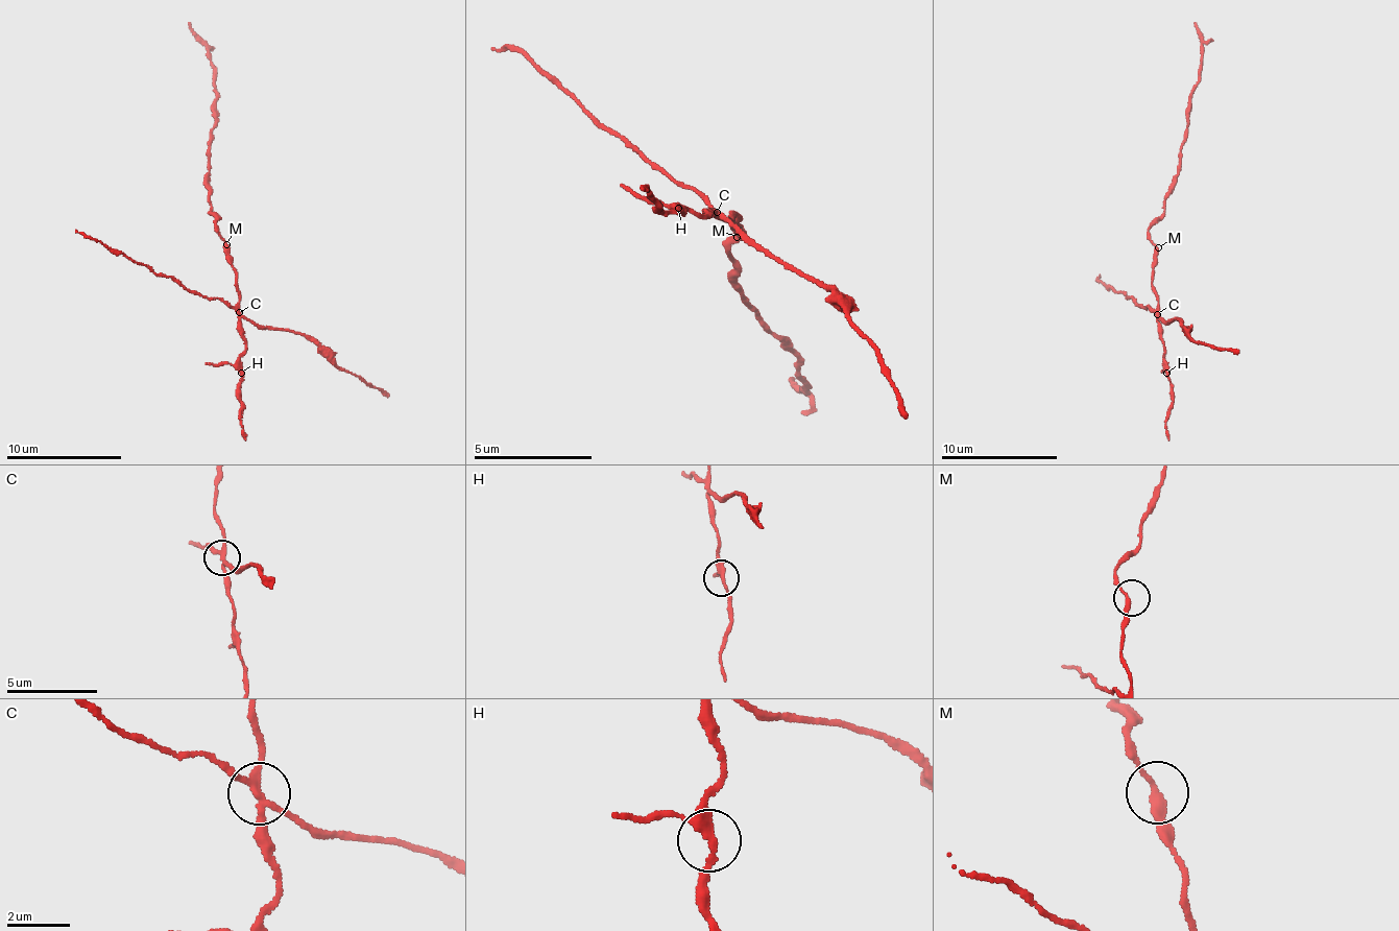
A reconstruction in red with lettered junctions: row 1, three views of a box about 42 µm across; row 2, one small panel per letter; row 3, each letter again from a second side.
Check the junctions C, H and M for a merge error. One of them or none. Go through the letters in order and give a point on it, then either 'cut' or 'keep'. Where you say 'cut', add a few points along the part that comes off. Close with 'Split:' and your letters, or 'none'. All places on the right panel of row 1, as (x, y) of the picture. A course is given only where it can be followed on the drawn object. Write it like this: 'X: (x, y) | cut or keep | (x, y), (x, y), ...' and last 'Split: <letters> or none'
C: (1157, 314) | cut | (1158, 313), (1170, 321), (1177, 318), (1196, 342), (1237, 352)
H: (1166, 373) | keep
M: (1158, 247) | keep
Split: C

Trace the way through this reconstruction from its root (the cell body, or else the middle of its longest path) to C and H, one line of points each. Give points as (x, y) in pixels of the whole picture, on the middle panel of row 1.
C: (743, 231), (729, 222), (740, 217), (730, 212), (725, 219), (716, 214)
H: (743, 231), (729, 222), (740, 217), (730, 212), (725, 219), (705, 208), (705, 217), (681, 205), (678, 208)

